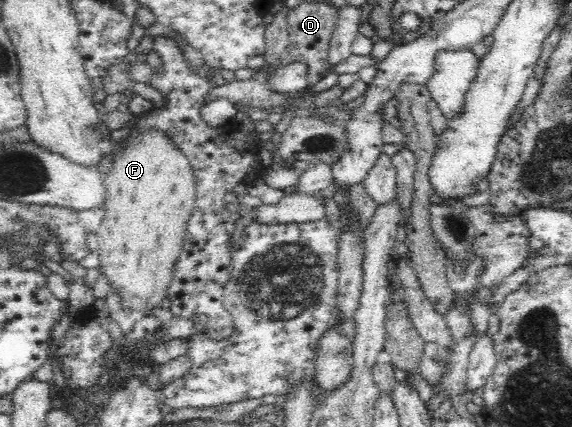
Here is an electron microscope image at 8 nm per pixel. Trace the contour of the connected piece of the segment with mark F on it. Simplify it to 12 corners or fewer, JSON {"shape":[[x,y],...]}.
{"shape":[[146,128],[105,173],[100,265],[137,318],[168,297],[196,201]]}

